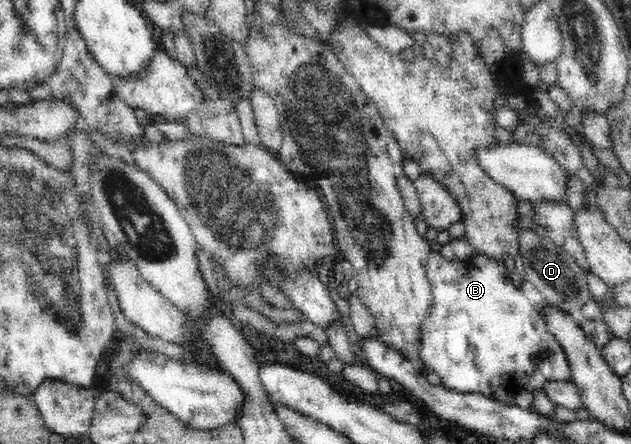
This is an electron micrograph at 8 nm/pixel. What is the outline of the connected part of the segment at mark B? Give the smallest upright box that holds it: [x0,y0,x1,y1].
[420,250,572,399]

